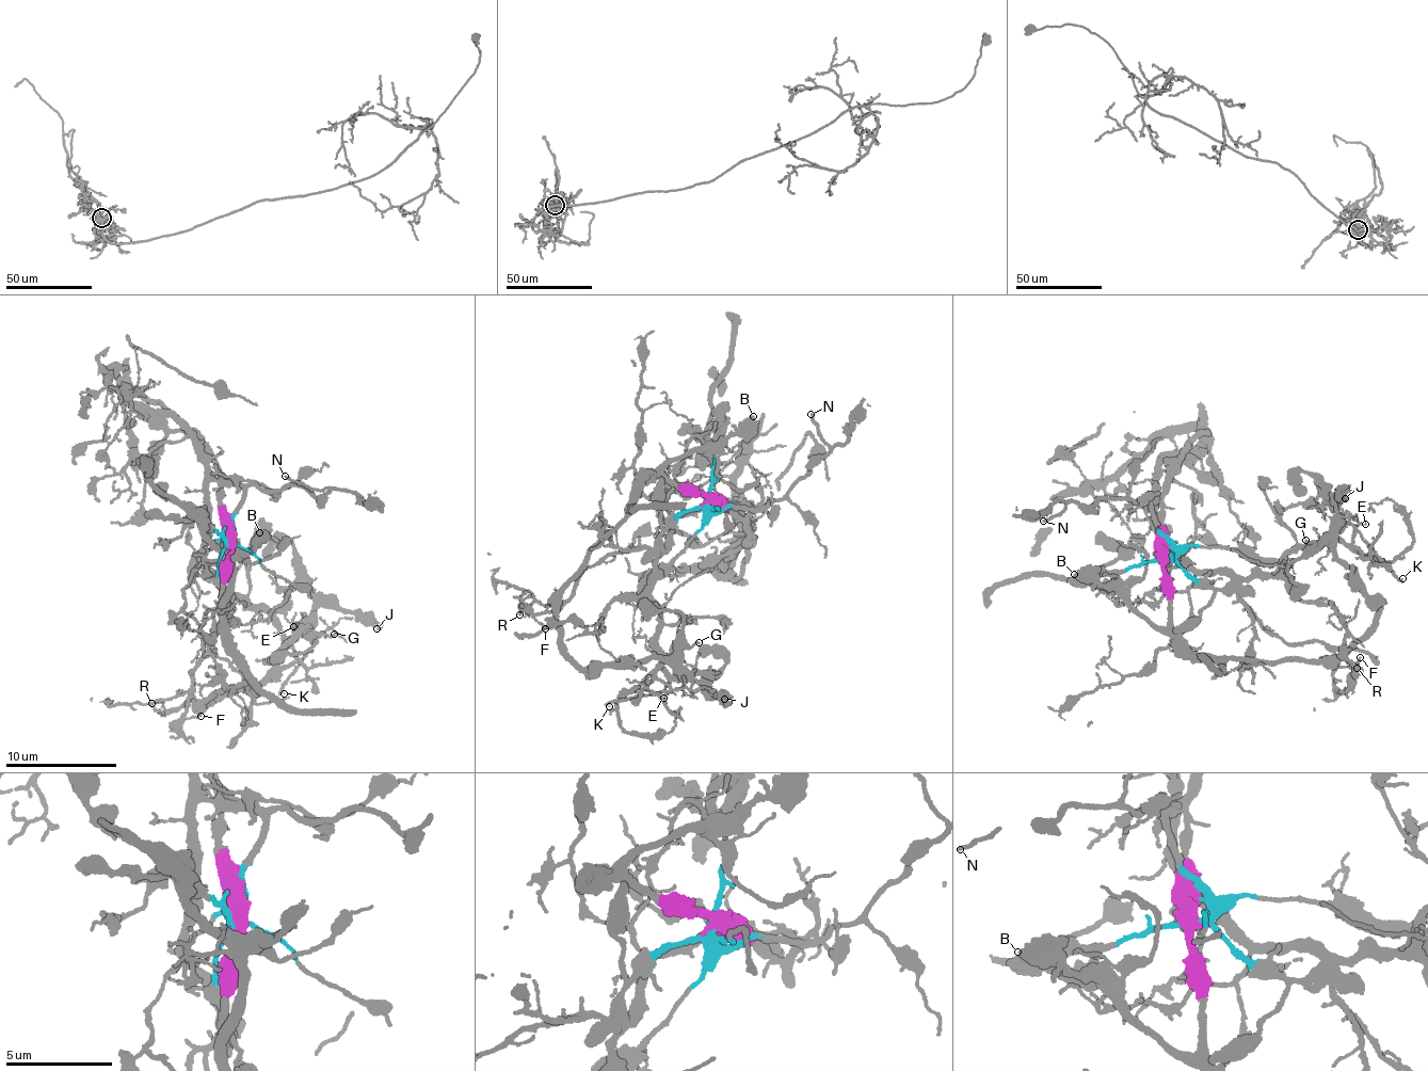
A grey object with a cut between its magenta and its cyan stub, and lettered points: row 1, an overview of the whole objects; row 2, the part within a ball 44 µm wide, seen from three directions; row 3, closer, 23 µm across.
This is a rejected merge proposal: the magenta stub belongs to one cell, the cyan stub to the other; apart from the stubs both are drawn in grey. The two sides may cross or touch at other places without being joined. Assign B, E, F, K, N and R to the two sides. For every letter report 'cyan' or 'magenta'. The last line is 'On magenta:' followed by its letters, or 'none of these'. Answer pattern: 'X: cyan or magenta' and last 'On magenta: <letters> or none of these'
B: magenta
E: cyan
F: cyan
K: cyan
N: cyan
R: cyan
On magenta: B

